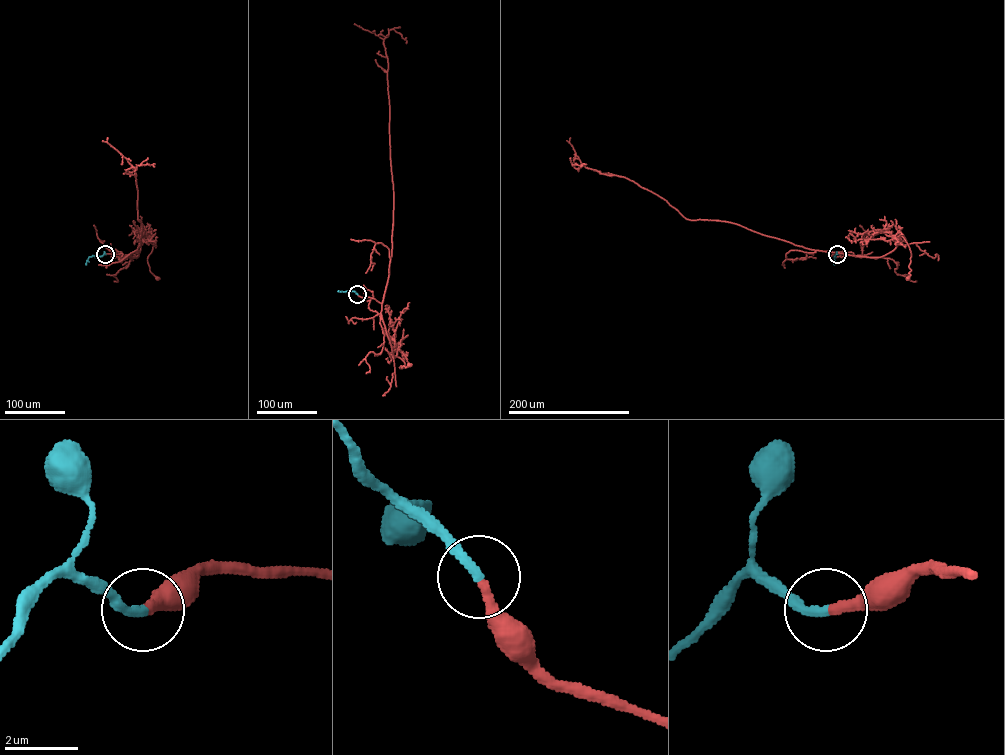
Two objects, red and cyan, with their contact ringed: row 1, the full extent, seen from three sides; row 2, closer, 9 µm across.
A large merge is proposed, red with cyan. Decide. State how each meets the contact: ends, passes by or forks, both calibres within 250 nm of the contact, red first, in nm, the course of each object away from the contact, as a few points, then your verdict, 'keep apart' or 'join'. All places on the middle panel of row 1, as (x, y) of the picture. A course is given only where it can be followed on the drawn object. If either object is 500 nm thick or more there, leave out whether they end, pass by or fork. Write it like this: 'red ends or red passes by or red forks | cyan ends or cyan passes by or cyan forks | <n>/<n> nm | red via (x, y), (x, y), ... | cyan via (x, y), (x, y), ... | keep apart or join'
red ends | cyan ends | 280/280 nm | red via (357, 294), (381, 304), (381, 315), (393, 355), (404, 362), (405, 365), (400, 368), (409, 365) | cyan via (357, 294), (338, 291) | join

